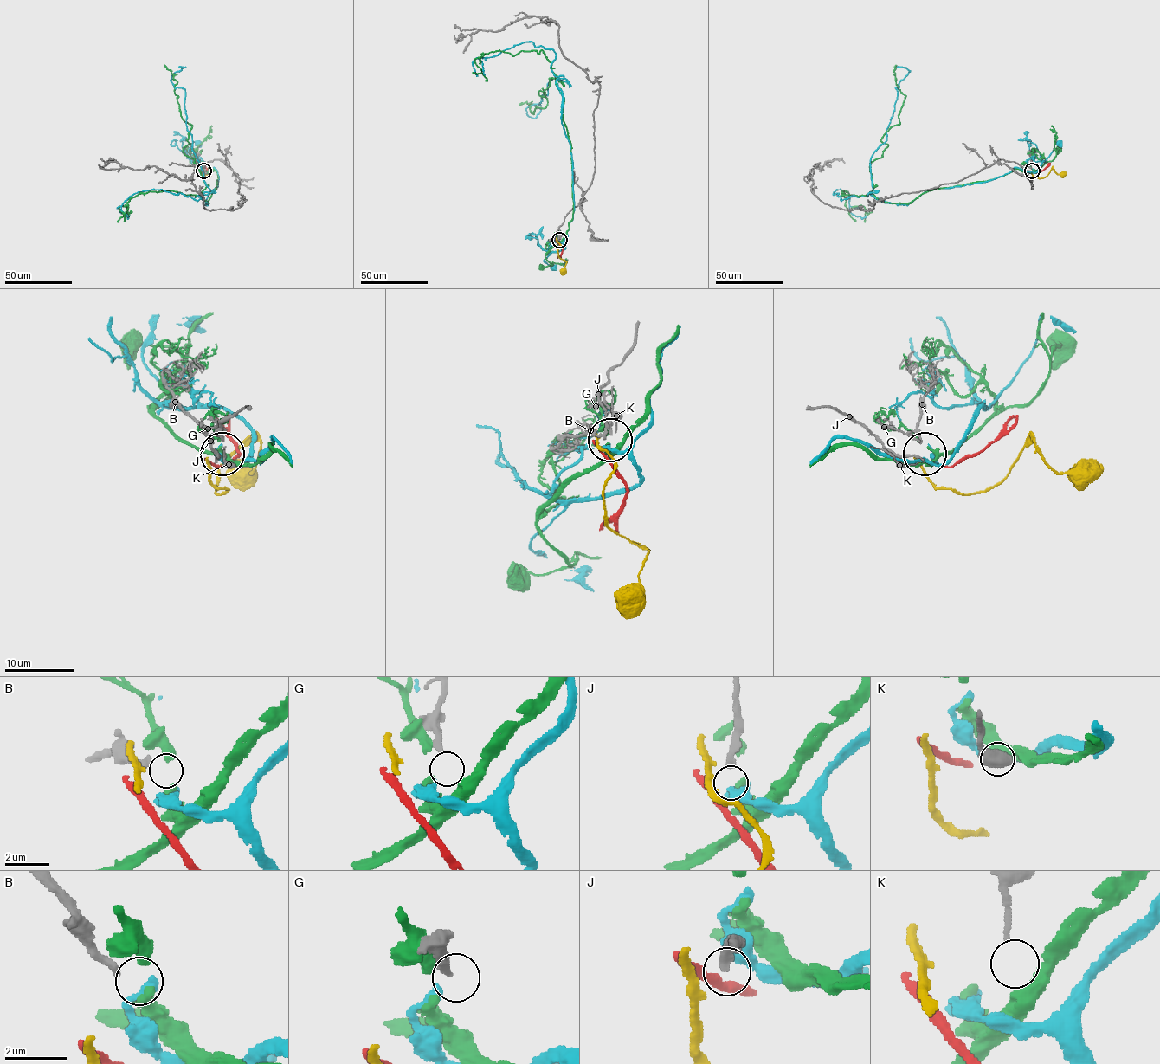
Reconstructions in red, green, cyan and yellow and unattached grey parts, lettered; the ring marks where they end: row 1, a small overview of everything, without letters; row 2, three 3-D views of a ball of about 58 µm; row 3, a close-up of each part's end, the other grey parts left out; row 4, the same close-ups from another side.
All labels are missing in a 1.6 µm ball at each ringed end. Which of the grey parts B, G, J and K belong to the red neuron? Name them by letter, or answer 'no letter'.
no letter

